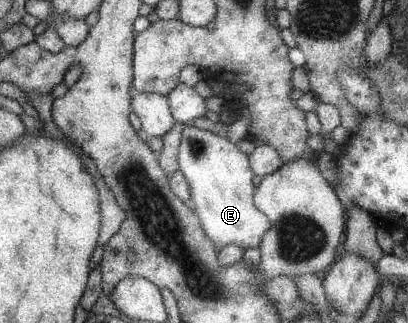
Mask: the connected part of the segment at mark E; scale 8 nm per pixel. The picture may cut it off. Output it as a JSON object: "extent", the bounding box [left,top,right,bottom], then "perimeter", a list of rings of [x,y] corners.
{"extent":[177,122,269,250],"perimeter":[[[189,122],[183,124],[177,147],[177,165],[189,187],[193,213],[197,215],[205,237],[217,250],[229,243],[241,249],[258,247],[269,220],[253,205],[253,175],[248,156],[234,143],[217,134],[199,129]]]}

